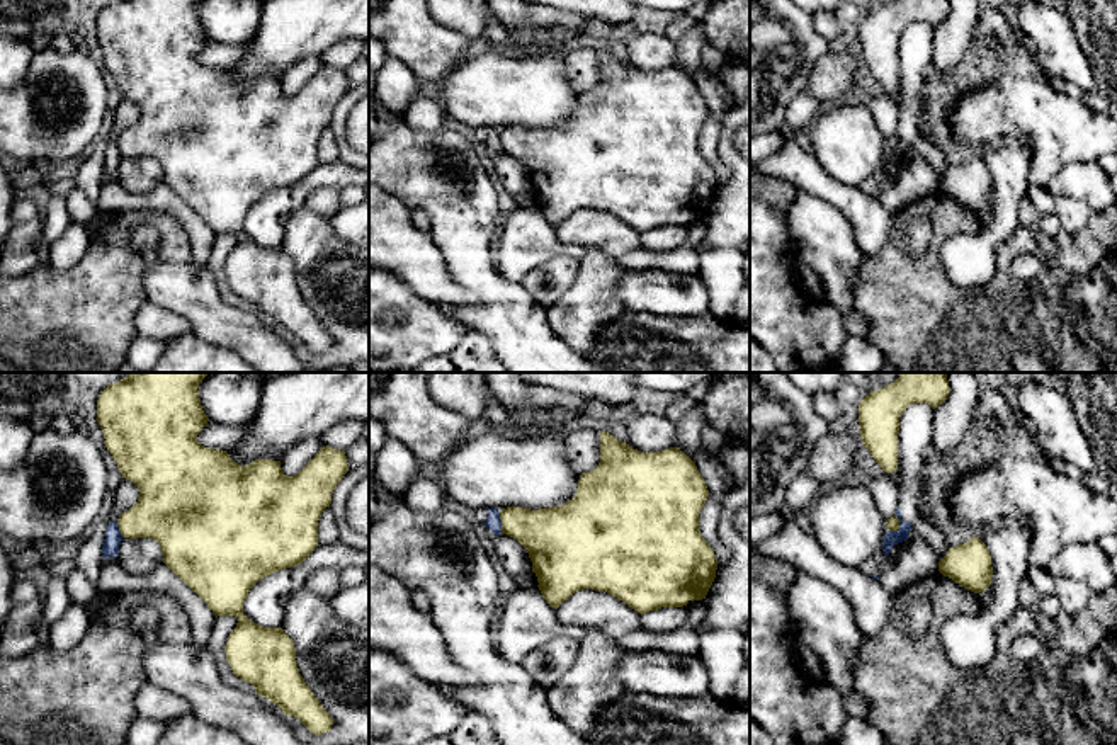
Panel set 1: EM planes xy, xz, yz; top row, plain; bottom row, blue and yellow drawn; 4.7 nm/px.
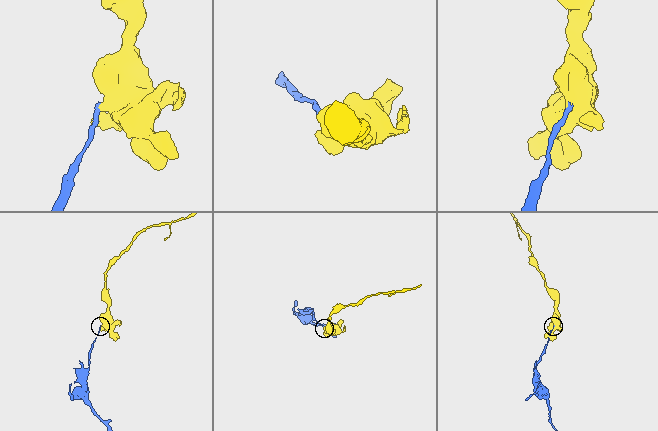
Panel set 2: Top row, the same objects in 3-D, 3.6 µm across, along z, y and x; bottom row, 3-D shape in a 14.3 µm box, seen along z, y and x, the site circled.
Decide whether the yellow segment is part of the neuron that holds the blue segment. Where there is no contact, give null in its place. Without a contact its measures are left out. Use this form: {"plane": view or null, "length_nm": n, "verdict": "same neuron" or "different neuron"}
{"plane": "xz", "length_nm": 110, "verdict": "different neuron"}

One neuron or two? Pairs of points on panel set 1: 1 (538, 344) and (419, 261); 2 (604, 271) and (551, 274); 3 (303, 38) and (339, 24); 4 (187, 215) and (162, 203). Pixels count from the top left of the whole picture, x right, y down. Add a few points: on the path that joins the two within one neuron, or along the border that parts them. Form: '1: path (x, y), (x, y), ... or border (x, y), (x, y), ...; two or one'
1: border (446, 269), (451, 281), (473, 296), (471, 303); two
2: border (580, 261), (577, 278), (551, 303); two
3: path (311, 29), (317, 24), (330, 24); one
4: path (181, 210), (169, 203); one

